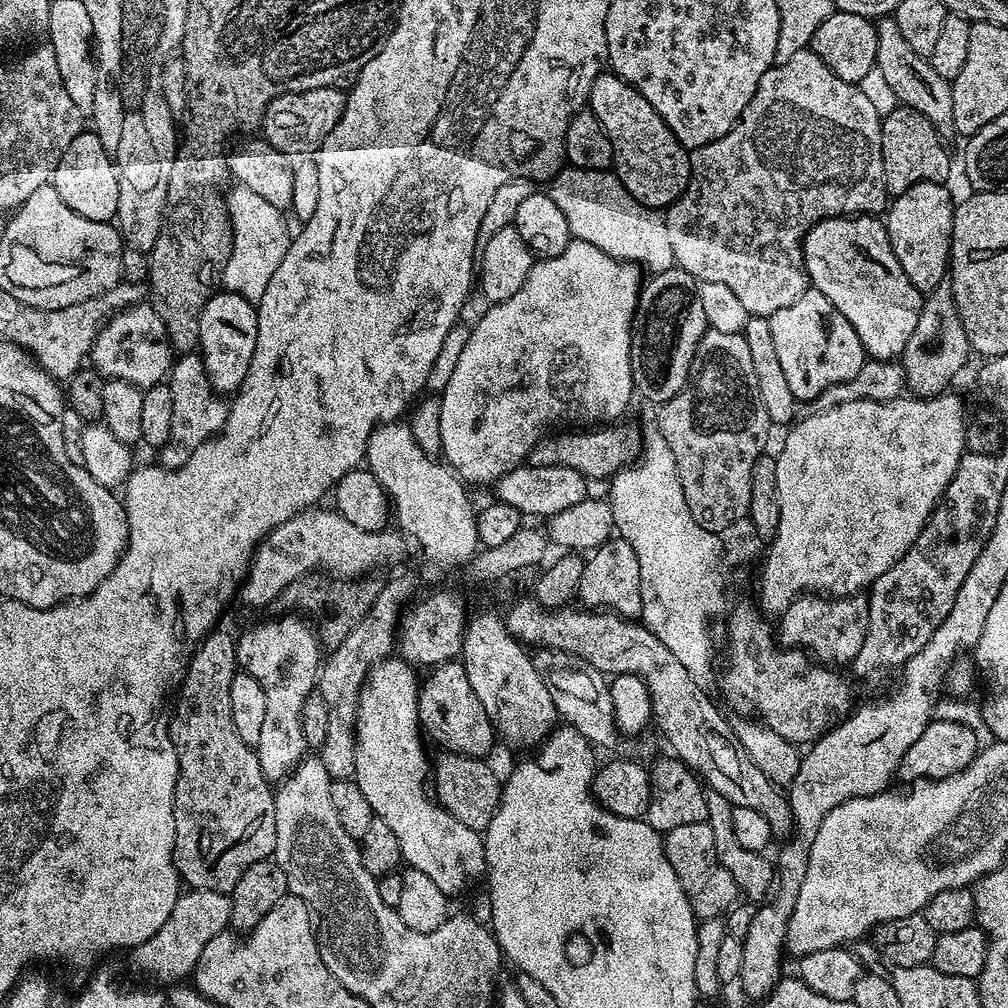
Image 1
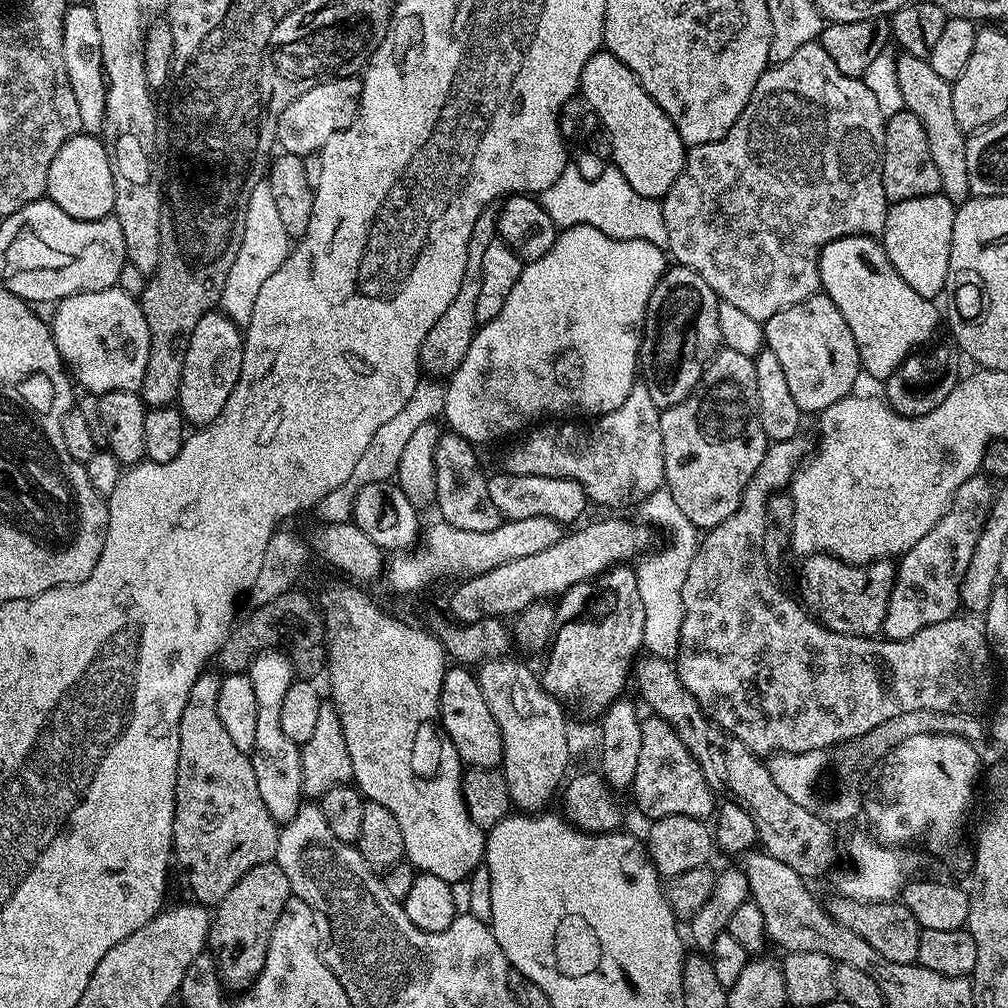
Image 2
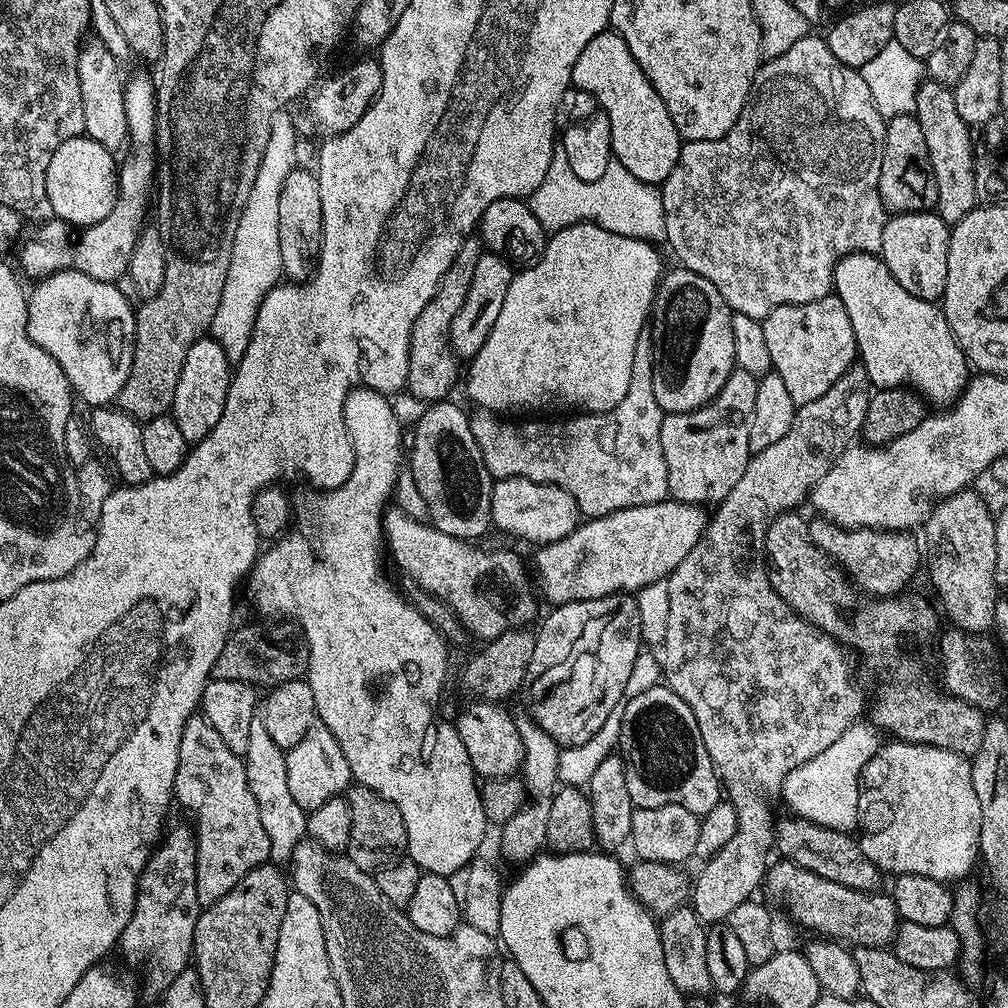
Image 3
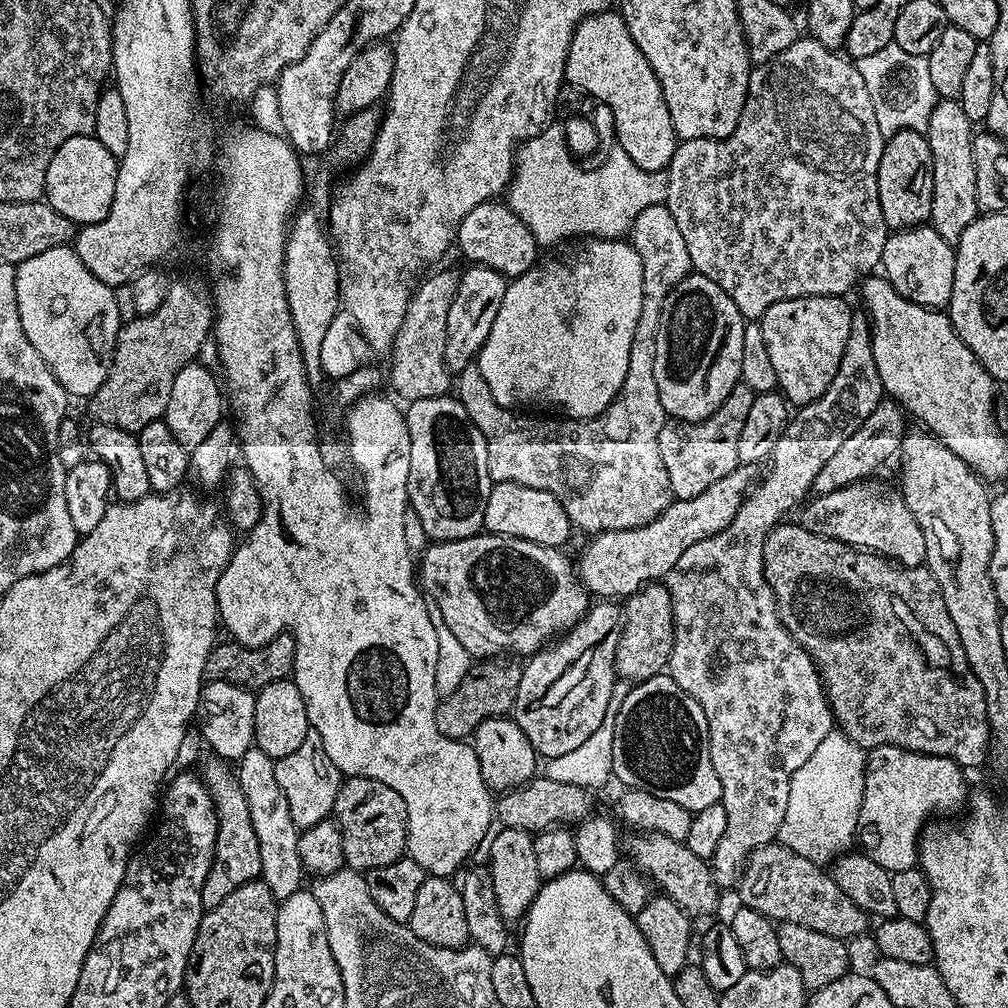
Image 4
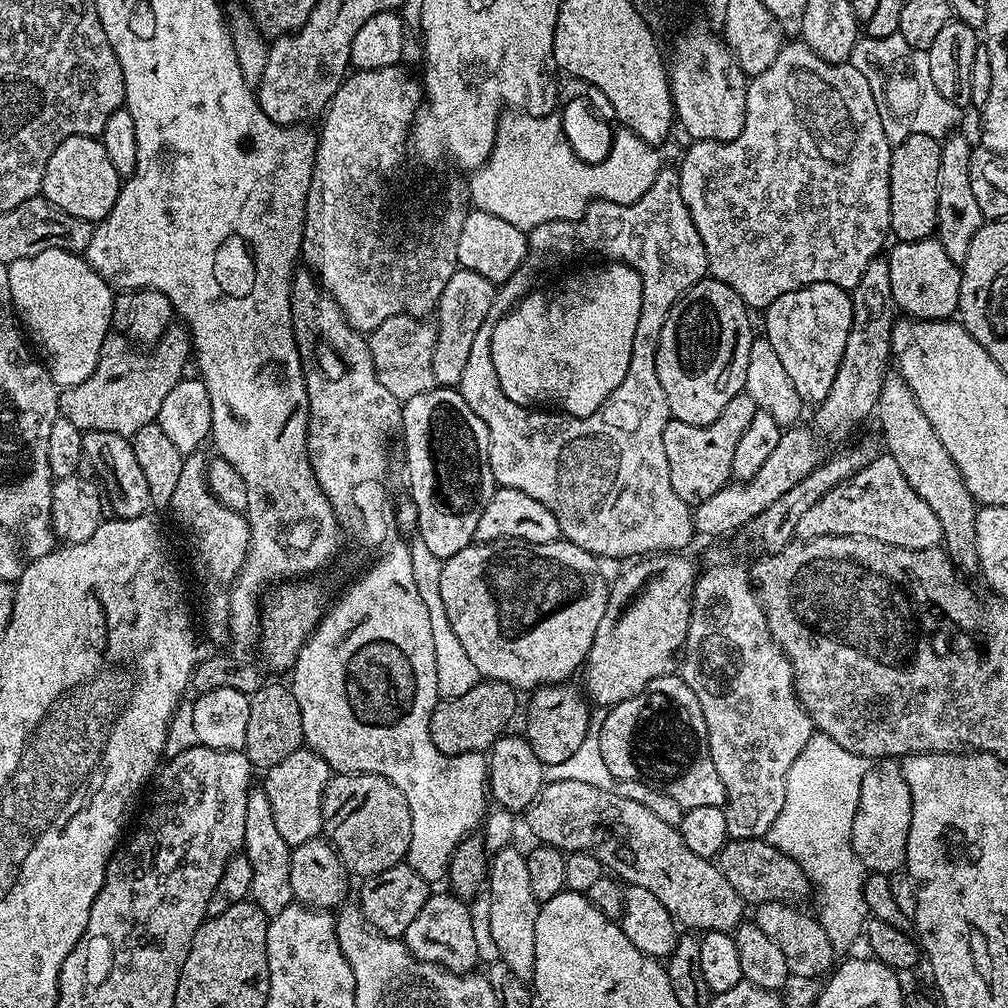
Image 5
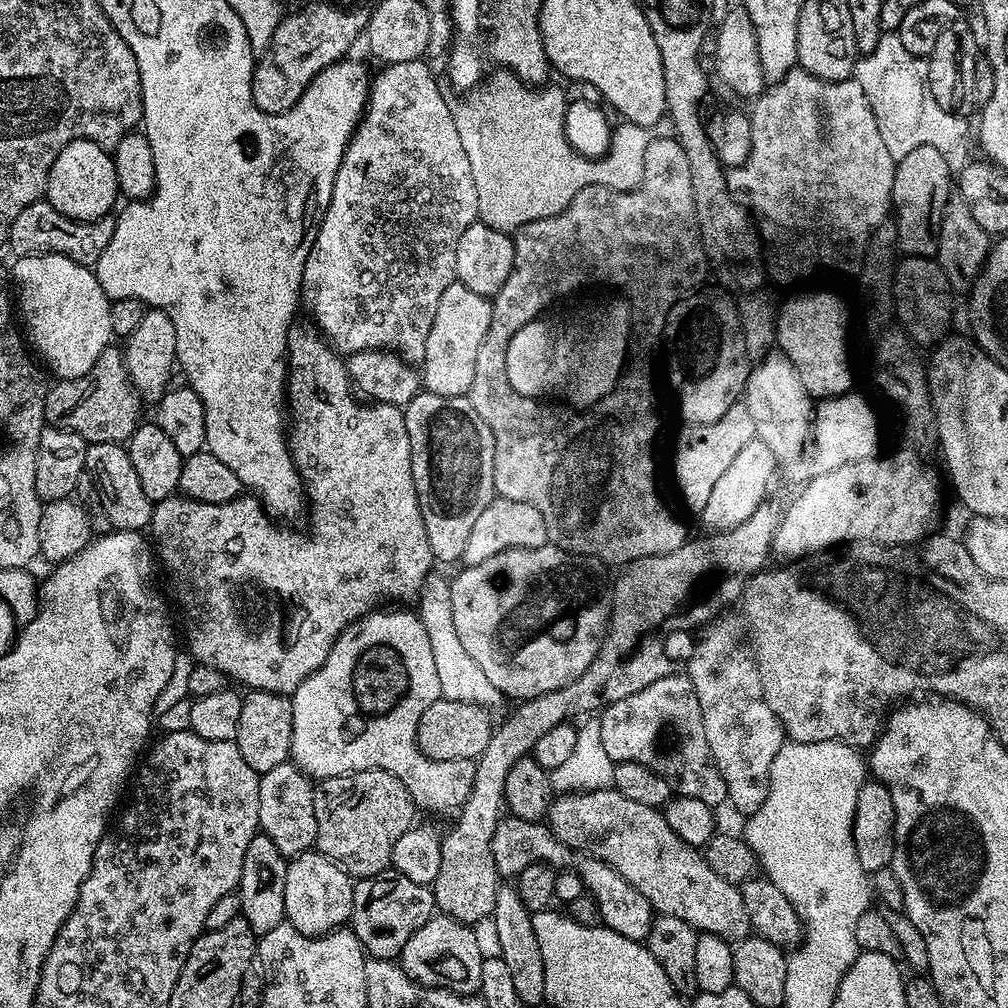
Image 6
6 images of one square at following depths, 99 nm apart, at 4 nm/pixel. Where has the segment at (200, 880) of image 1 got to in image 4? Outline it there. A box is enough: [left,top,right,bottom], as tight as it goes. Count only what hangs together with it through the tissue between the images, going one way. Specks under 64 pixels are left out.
[198,755,262,910]

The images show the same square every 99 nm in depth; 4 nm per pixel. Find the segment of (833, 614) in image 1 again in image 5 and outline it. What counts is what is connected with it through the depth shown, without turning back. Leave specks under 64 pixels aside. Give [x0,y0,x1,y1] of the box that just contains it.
[796,454,944,550]

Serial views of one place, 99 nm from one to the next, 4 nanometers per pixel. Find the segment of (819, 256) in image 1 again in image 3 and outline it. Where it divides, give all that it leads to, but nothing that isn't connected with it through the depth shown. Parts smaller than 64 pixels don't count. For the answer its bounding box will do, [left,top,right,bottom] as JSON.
[834,252,970,406]

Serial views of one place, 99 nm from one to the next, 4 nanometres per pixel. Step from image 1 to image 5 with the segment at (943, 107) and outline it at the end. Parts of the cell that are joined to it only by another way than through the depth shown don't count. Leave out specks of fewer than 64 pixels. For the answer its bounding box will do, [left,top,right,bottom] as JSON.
[935,134,986,265]

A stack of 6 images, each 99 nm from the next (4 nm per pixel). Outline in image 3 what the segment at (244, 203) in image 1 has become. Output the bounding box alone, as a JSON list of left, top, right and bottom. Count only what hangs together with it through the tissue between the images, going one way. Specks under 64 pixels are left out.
[210,110,298,366]

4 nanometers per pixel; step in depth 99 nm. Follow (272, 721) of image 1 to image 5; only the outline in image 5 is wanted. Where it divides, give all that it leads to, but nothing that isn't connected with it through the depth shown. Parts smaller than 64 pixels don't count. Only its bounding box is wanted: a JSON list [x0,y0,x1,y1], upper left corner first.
[242,786,294,918]

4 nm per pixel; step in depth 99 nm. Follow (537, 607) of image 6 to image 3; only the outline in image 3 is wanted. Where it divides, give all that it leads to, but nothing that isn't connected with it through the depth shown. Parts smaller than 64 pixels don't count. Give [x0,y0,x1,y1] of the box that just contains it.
[382,506,537,642]

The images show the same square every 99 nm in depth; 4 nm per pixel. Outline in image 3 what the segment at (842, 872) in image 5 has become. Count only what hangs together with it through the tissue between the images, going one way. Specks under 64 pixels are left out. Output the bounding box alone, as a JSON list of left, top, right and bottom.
[782,722,882,833]

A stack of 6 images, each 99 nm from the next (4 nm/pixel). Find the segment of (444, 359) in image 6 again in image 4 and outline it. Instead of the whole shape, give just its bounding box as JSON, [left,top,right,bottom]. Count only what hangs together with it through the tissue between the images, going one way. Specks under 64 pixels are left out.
[446,264,508,374]

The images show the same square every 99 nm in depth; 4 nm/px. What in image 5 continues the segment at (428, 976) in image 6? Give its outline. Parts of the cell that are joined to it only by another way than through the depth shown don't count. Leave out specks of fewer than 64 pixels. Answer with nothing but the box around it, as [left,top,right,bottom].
[402,891,481,974]

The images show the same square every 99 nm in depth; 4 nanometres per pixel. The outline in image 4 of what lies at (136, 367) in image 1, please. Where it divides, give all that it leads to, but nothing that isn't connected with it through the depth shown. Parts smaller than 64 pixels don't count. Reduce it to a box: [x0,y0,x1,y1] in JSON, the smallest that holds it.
[15,246,122,398]

